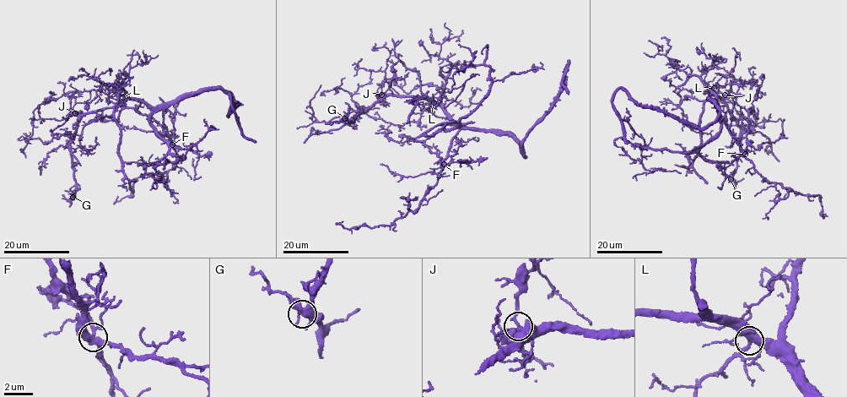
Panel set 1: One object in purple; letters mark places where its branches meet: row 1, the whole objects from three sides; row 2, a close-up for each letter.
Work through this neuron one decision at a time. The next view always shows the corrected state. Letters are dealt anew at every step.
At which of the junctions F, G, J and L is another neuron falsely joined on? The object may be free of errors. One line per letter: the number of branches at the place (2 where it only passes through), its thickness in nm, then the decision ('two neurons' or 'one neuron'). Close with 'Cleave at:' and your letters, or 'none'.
F: branches 5; calibre 380 nm; one neuron
G: branches 5; calibre 440 nm; one neuron
J: branches 5; calibre 360 nm; one neuron
L: branches 5; calibre 300 nm; one neuron
Cleave at: none

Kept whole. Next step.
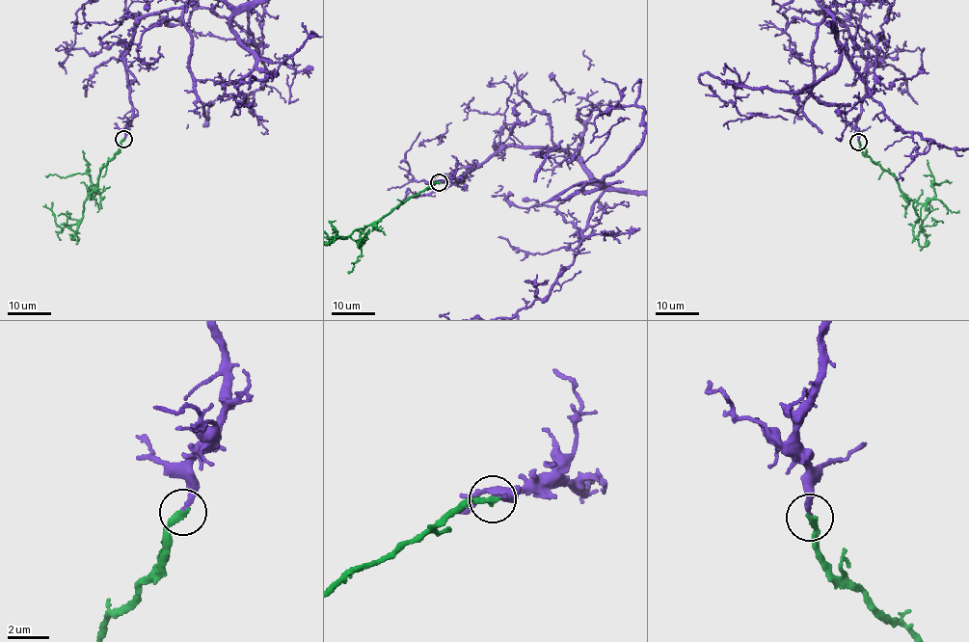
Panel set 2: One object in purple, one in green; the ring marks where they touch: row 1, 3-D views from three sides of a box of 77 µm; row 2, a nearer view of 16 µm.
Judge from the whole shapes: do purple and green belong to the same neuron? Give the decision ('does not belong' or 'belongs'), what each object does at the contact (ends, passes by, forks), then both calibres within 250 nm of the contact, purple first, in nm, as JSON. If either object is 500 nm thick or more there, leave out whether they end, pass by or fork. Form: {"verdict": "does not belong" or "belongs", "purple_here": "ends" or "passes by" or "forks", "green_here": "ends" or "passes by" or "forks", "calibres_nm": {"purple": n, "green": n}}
{"verdict": "belongs", "purple_here": "ends", "green_here": "ends", "calibres_nm": {"purple": 240, "green": 320}}

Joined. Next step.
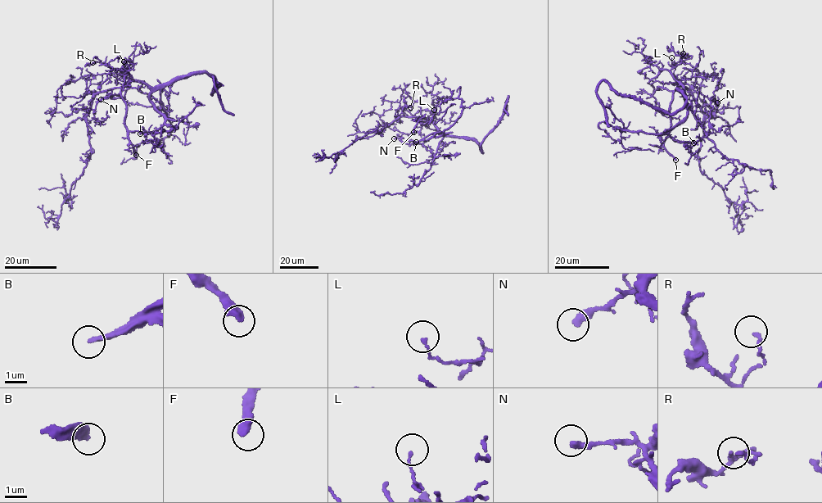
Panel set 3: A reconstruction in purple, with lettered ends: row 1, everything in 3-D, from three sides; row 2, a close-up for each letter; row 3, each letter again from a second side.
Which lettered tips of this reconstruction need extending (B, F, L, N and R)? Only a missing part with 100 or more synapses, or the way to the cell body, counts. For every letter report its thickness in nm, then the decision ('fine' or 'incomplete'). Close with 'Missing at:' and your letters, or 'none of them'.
B: 320 nm thick; incomplete
F: 380 nm thick; incomplete
L: 120 nm thick; fine
N: 320 nm thick; fine
R: 120 nm thick; fine
Missing at: B, F

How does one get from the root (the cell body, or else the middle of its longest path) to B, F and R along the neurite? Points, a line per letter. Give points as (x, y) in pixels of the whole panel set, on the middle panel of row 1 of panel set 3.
B: (431, 121), (438, 133), (435, 136), (443, 133), (433, 133), (416, 142)
F: (431, 121), (421, 116), (416, 121), (413, 132)
R: (431, 121), (433, 112), (423, 110), (412, 115), (410, 107)

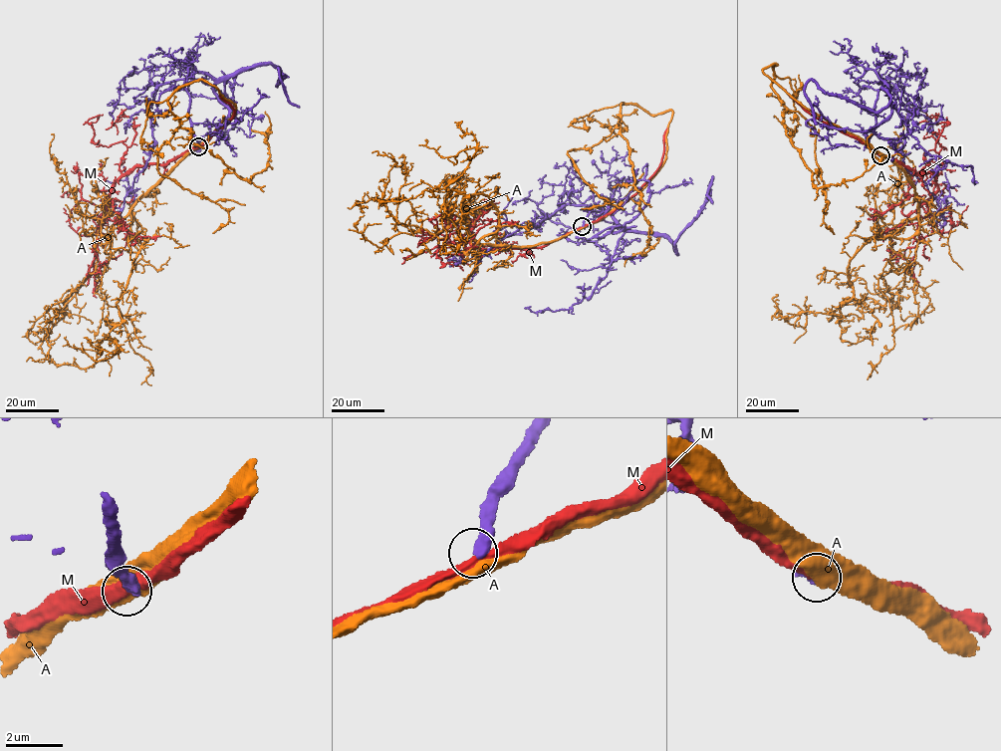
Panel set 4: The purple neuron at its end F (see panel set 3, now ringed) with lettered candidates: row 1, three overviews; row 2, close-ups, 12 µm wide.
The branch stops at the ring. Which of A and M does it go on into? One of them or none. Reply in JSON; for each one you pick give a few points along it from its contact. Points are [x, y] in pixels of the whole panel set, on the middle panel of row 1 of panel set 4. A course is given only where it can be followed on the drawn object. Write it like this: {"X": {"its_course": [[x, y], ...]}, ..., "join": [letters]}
{"join": []}

